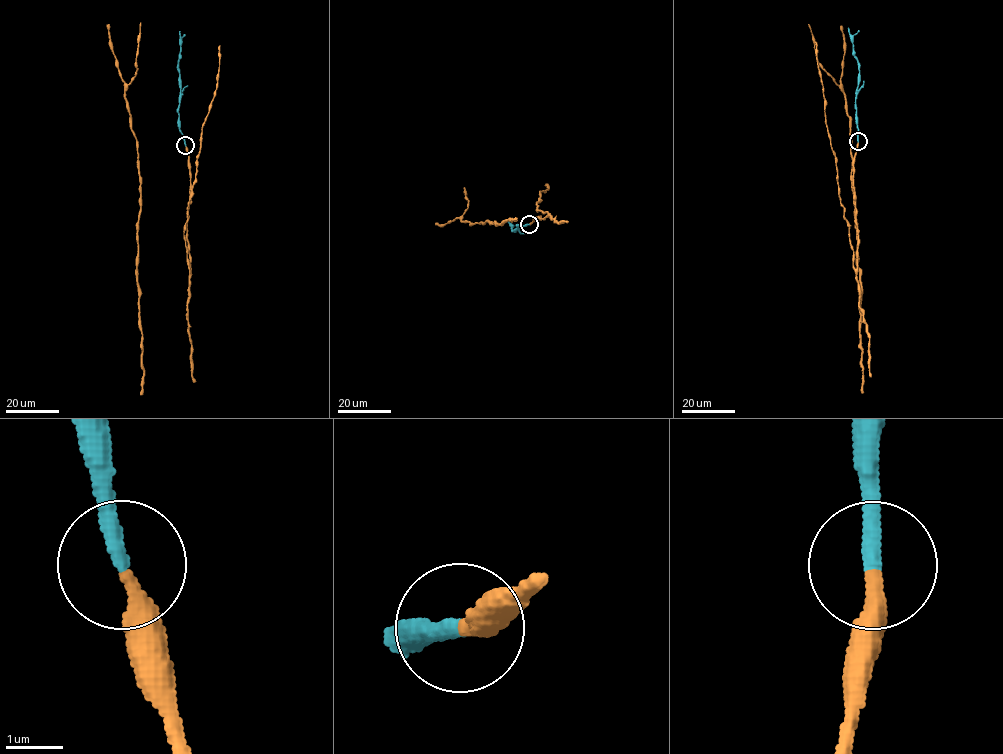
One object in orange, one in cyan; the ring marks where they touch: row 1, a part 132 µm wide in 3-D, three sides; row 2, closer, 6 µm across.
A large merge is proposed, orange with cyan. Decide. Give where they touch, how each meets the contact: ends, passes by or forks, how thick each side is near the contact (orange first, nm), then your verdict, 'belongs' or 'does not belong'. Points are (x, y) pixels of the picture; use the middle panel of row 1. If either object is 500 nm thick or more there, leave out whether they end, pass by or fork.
at (529, 224); orange ends there; cyan ends there; 320 nm thick on the orange side, 280 nm on the other; belongs

